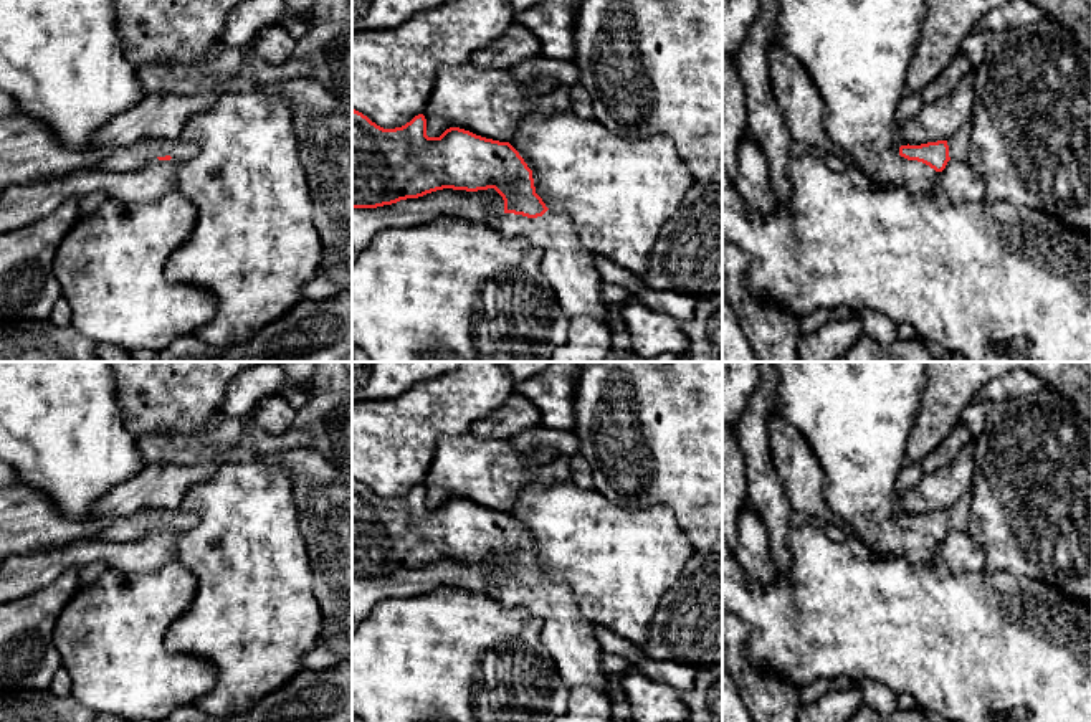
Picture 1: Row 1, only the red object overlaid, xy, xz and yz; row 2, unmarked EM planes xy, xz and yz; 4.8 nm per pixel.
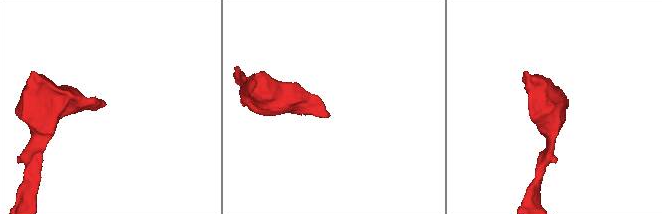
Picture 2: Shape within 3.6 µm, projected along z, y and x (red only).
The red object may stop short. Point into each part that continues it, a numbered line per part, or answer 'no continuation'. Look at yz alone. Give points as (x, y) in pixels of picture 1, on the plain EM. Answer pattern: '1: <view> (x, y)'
1: yz (959, 514)

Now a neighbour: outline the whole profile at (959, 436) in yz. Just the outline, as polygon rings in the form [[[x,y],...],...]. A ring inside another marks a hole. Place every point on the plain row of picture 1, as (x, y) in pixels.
[[[960,421],[949,436],[932,451],[929,453],[922,461],[921,468],[924,474],[936,473],[937,469],[947,466],[959,451],[969,444],[974,438],[970,436],[965,425]]]

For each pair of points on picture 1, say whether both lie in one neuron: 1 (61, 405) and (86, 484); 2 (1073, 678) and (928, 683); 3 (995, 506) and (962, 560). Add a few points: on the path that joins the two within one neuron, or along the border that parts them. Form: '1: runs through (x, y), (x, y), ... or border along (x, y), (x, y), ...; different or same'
1: runs through (61, 425), (63, 433), (75, 446), (76, 465); same
2: runs through (1037, 678), (964, 678); same
3: border along (966, 532), (984, 554), (984, 570); different

